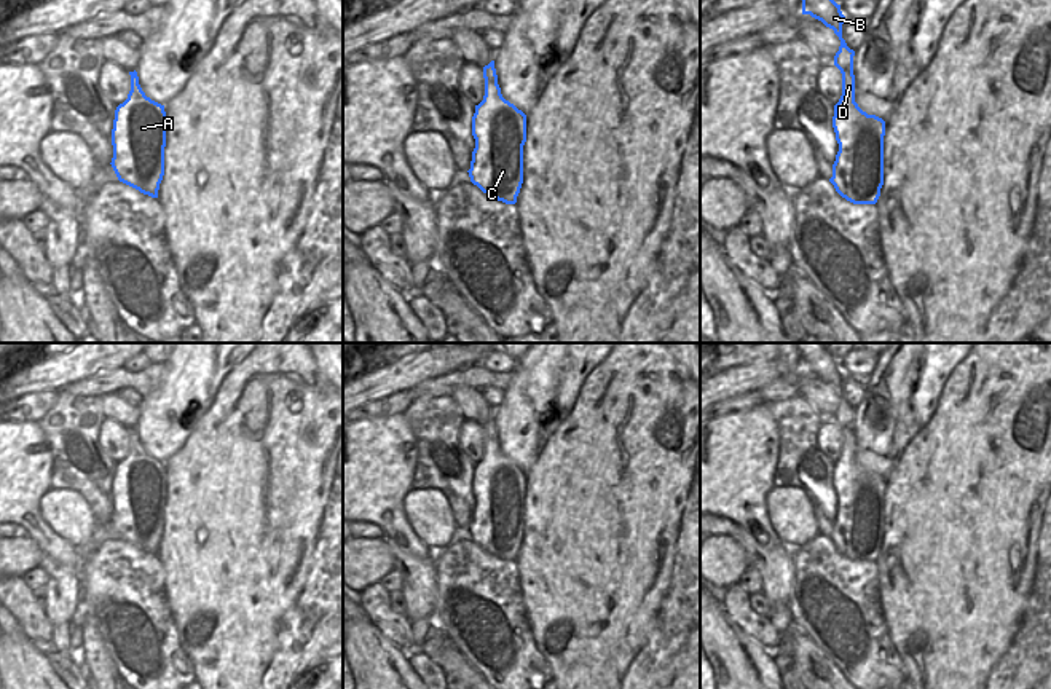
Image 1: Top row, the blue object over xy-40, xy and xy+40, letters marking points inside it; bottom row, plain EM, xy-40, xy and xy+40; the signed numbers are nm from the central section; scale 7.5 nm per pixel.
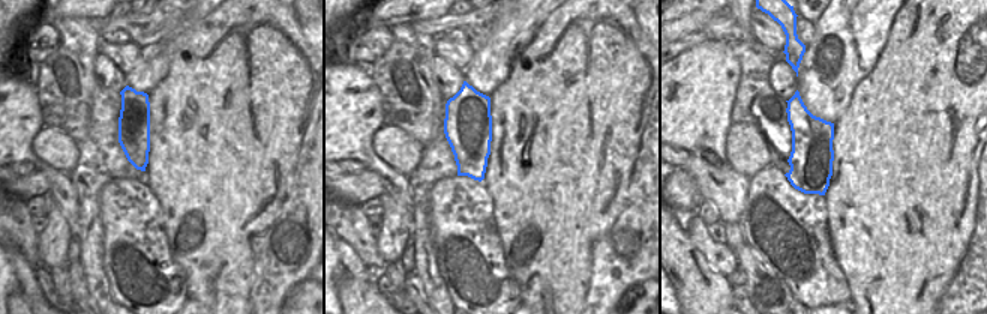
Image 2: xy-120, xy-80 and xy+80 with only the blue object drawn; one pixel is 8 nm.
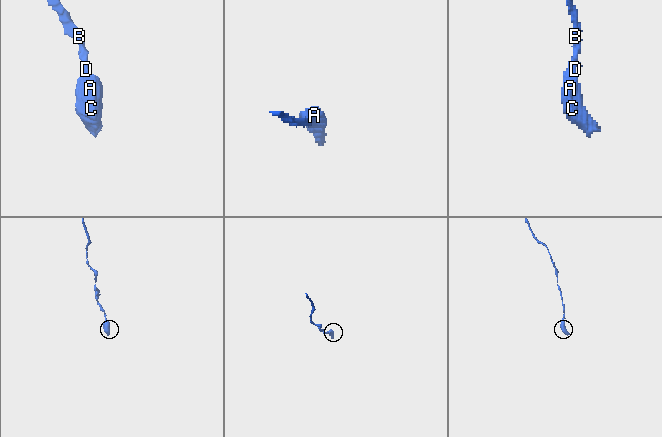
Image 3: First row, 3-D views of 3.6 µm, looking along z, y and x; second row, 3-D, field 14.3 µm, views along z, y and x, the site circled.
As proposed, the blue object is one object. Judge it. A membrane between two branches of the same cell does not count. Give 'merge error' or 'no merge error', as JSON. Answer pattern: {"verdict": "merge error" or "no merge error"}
{"verdict": "no merge error"}

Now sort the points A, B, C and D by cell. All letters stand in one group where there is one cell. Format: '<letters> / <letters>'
A B C D

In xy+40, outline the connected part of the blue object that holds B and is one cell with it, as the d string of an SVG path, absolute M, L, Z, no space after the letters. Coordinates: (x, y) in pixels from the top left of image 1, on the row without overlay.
M796 343L802 357L802 372L821 378L840 397L834 423L842 431L842 453L834 463L833 485L839 509L829 539L836 549L853 561L876 561L884 542L885 478L868 472L855 459L853 413L842 396L845 373L820 343Z

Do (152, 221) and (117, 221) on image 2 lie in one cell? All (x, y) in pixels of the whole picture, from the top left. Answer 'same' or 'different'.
same

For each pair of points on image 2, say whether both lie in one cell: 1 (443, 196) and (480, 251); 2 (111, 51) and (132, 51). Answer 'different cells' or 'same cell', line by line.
1: same cell
2: same cell

